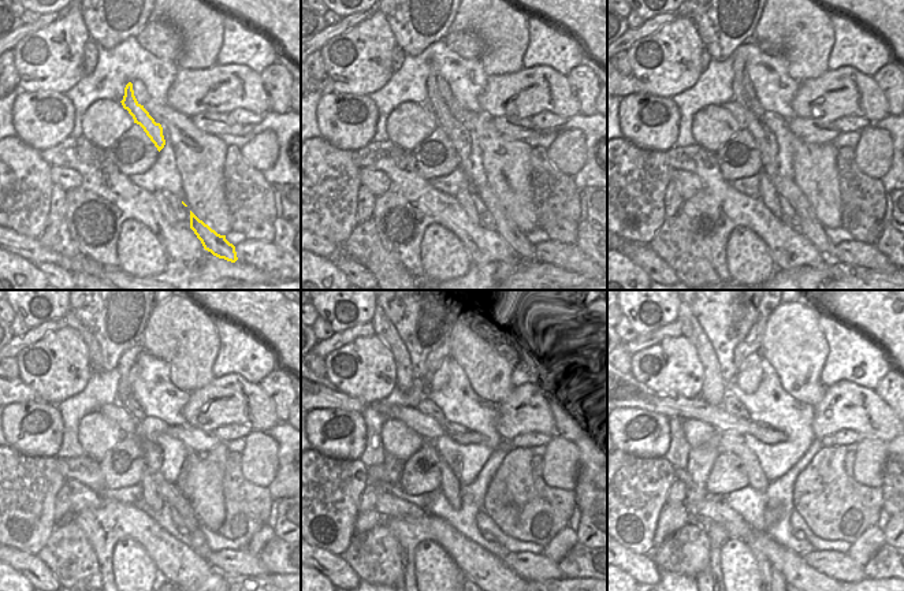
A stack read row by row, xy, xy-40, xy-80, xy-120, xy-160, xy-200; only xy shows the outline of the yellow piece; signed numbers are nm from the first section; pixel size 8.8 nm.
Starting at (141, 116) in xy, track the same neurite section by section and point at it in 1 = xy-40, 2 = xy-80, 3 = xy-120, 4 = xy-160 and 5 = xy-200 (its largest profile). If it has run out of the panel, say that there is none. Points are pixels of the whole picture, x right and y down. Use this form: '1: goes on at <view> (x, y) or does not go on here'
1: goes on at xy-40 (460, 137)
2: goes on at xy-80 (811, 227)
3: goes on at xy-120 (173, 495)
4: goes on at xy-160 (443, 349)
5: goes on at xy-200 (751, 344)

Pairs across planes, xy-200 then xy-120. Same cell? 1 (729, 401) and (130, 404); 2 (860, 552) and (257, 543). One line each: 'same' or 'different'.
1: same
2: same

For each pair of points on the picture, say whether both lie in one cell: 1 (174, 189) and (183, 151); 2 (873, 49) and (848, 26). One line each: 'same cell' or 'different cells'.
1: different cells
2: same cell

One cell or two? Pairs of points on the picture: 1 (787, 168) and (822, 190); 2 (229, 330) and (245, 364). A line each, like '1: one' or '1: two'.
1: two
2: one

